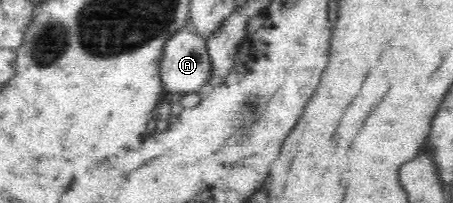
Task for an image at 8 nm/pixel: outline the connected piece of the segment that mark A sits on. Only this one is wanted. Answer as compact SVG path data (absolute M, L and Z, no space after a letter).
M186 28L175 34L164 50L164 58L160 67L161 80L166 91L170 93L178 93L178 95L190 95L190 93L198 93L202 87L210 82L213 76L213 66L207 52L206 38L200 34Z

